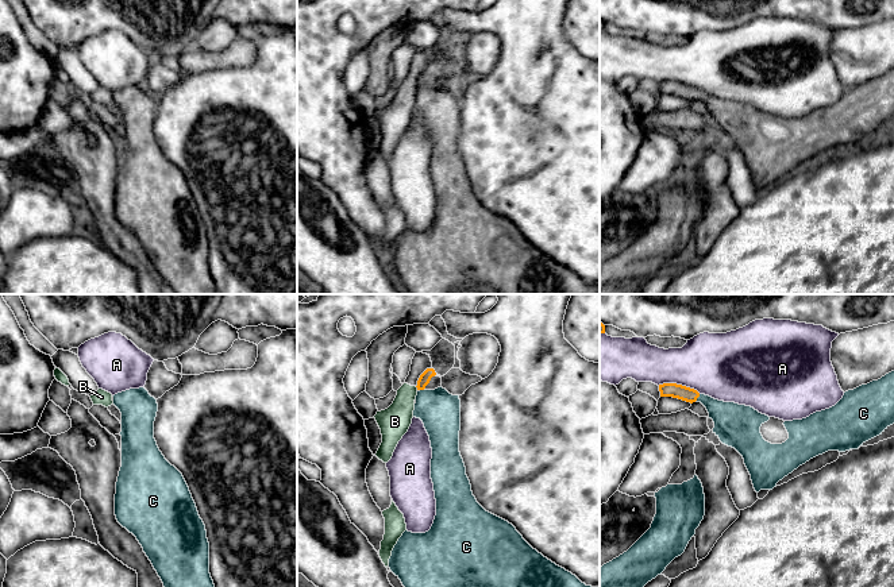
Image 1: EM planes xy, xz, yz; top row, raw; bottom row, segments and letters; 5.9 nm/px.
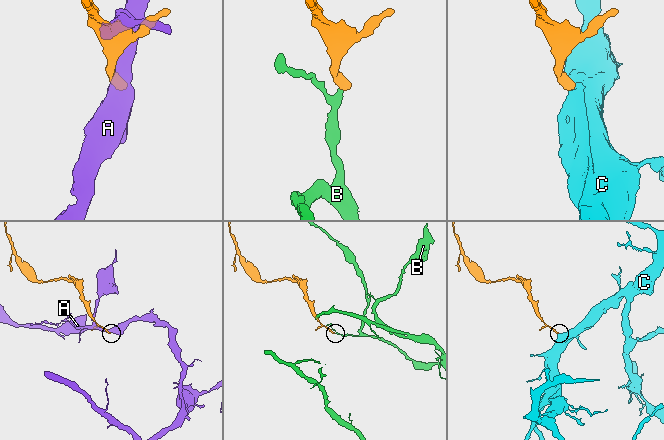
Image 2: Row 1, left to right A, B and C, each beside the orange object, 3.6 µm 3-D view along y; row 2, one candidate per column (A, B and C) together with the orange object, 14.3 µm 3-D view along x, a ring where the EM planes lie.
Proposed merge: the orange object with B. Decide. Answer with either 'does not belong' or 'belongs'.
does not belong

